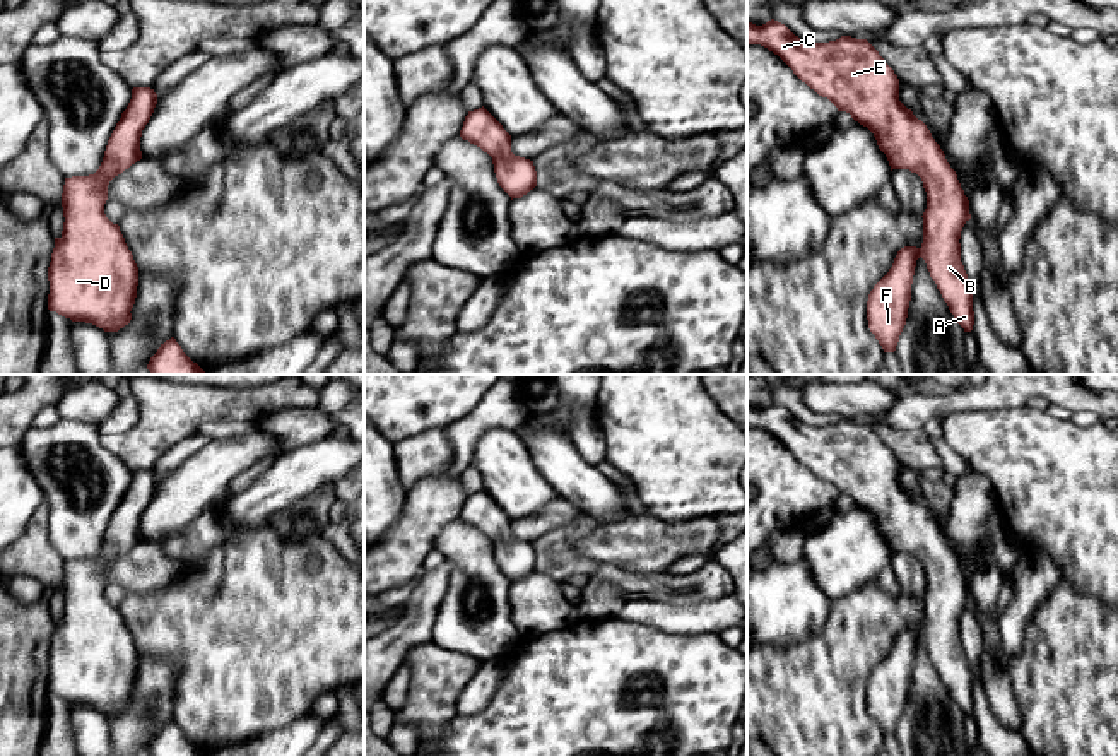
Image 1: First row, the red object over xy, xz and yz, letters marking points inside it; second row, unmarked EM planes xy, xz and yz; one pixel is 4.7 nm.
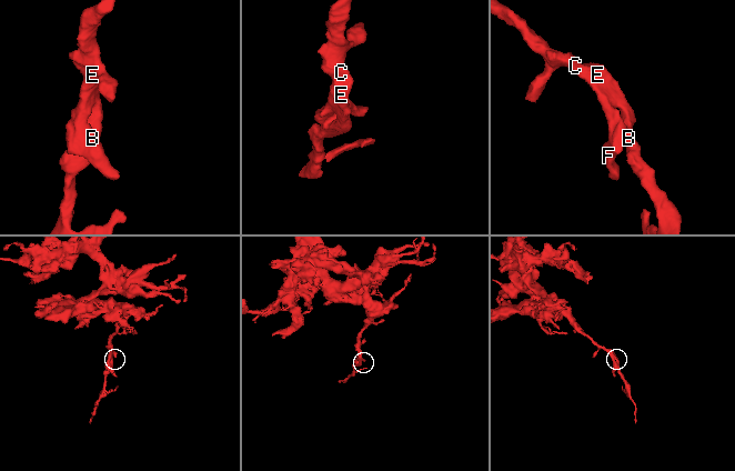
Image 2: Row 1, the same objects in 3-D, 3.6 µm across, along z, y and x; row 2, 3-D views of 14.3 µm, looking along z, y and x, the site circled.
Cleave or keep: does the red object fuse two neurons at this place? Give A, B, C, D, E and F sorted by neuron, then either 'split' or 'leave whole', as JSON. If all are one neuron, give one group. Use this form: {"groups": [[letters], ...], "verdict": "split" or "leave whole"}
{"groups": [["A", "B", "C", "D", "E", "F"]], "verdict": "leave whole"}

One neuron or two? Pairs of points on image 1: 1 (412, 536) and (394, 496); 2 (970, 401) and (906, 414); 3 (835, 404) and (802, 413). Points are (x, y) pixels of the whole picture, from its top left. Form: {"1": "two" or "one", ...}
{"1": "two", "2": "one", "3": "two"}

